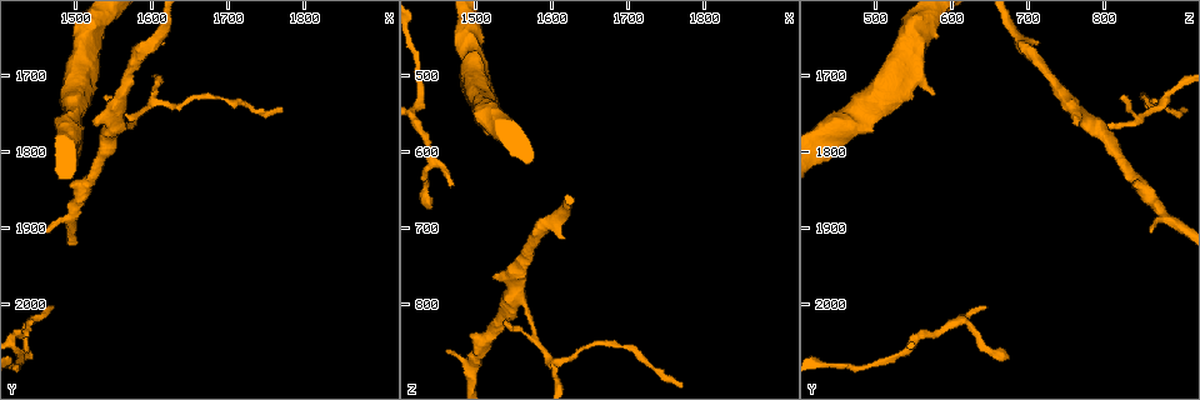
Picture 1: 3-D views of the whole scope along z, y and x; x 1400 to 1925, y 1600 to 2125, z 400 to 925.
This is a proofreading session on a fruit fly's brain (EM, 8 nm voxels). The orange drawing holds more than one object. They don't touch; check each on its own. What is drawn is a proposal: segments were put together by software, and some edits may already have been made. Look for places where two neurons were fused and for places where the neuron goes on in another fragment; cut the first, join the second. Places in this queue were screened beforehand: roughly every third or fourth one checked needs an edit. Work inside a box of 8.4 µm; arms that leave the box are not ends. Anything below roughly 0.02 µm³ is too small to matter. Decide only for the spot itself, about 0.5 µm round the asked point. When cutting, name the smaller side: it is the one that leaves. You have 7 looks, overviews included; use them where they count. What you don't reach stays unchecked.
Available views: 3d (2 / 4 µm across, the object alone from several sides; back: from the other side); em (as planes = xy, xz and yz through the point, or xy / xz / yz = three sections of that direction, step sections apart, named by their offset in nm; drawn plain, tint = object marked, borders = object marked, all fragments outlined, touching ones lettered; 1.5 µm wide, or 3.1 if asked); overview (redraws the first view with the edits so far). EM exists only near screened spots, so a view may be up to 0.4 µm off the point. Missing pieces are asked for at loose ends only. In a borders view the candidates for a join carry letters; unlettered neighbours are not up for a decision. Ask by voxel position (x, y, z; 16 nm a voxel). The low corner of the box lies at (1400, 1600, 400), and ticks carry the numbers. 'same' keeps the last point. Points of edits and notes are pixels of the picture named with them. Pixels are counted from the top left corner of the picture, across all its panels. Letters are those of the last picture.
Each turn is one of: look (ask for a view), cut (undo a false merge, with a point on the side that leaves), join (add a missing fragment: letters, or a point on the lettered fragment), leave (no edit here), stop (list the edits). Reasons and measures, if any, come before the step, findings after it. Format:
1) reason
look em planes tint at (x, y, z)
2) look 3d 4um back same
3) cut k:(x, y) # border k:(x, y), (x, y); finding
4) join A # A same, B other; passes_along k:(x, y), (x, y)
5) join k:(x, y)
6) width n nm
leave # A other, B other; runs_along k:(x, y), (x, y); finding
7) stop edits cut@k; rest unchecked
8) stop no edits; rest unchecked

look 3d 2um at (1520, 1725, 575)

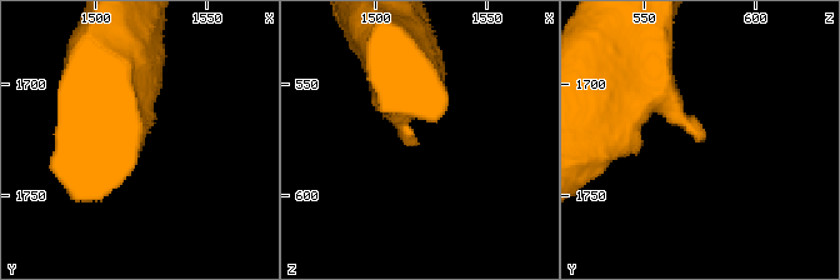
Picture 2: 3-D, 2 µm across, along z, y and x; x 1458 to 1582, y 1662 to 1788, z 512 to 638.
need the tissue
look em xy step 8 borders at (1519, 1724, 579)

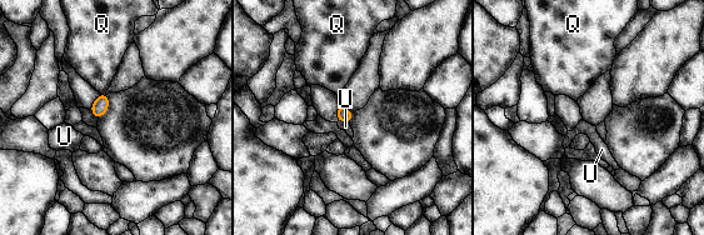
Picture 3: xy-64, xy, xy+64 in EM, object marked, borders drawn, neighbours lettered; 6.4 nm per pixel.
leave # Q other, U other; border 3:(338, 120), (349, 123); none of them fits

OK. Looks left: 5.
tapers out
look 3d 4um at (1465, 2005, 640)

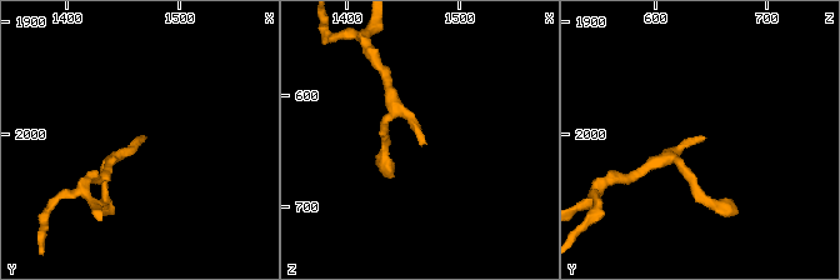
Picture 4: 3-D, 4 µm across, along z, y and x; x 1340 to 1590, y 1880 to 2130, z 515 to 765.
shape alone is not enough
look em yz step 8 borders at (1464, 2004, 644)

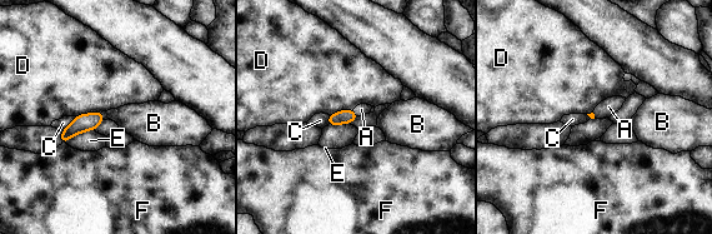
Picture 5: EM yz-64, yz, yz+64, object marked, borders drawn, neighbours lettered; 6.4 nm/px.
join A # A same, B other, C other, D other, E other, F other; the neuron continues

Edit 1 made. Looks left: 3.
branch stops here
look 3d 2um at (1465, 1905, 865)

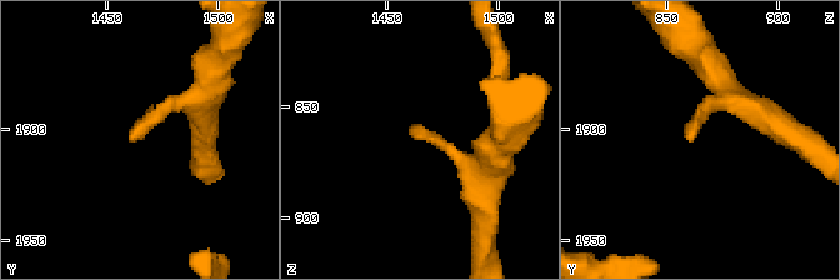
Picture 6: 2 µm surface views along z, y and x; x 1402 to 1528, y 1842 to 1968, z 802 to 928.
now the EM
look em xy step 4 tint at (1462, 1904, 861)

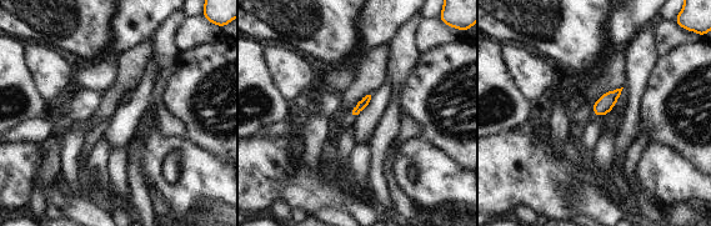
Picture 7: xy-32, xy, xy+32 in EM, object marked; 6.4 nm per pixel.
another direction
look em planes borders same

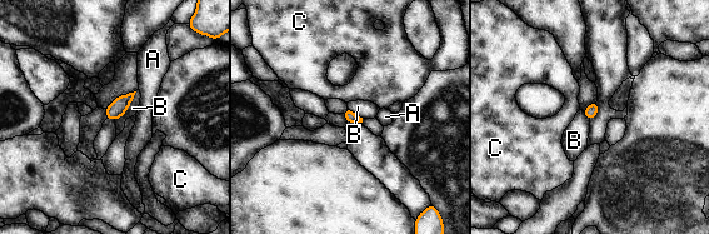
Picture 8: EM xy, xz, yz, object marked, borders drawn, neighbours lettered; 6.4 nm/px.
leave # A other, B other, C other; border 8:(136, 91), (128, 109), (115, 120); no lettered fragment goes on from it

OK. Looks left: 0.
stop edits join@5; rest unchecked

